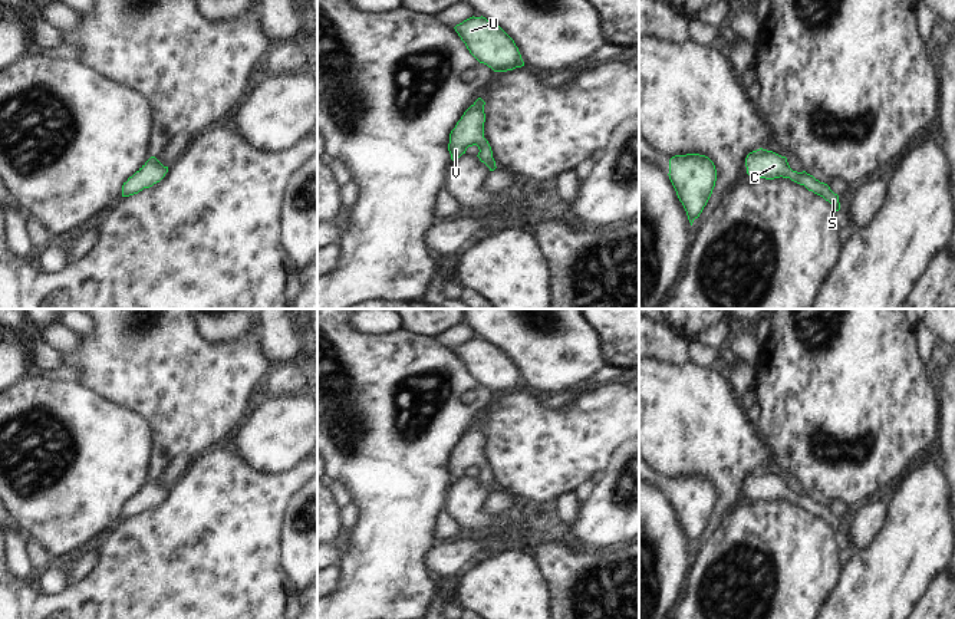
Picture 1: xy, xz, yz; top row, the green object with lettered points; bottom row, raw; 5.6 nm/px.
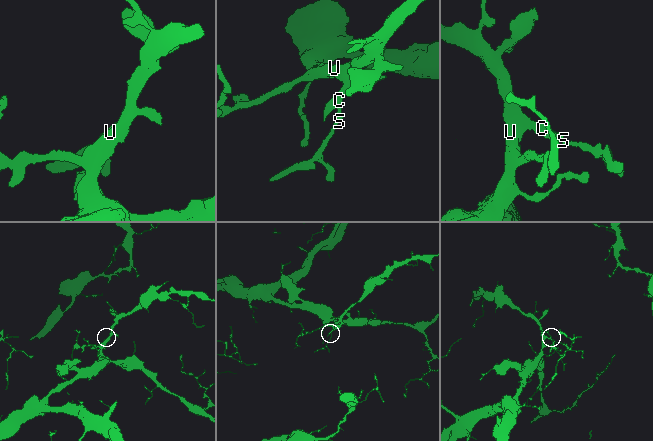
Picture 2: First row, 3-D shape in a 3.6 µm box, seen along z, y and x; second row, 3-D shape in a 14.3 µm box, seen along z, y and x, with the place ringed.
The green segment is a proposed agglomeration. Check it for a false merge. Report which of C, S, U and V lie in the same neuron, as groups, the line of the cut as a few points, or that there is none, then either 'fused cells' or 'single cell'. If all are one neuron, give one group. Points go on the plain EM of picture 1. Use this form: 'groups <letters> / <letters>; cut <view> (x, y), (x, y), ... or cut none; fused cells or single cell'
groups C S U V; cut none; single cell

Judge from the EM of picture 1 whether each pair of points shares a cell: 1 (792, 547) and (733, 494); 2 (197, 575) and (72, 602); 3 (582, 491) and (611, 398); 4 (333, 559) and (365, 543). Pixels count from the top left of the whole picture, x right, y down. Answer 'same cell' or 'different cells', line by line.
1: different cells
2: same cell
3: different cells
4: different cells

